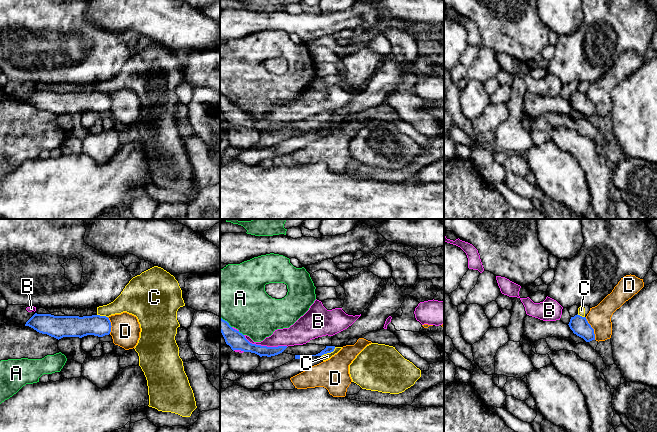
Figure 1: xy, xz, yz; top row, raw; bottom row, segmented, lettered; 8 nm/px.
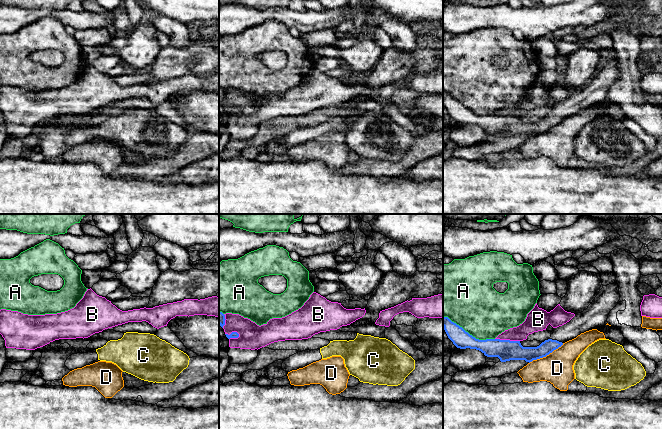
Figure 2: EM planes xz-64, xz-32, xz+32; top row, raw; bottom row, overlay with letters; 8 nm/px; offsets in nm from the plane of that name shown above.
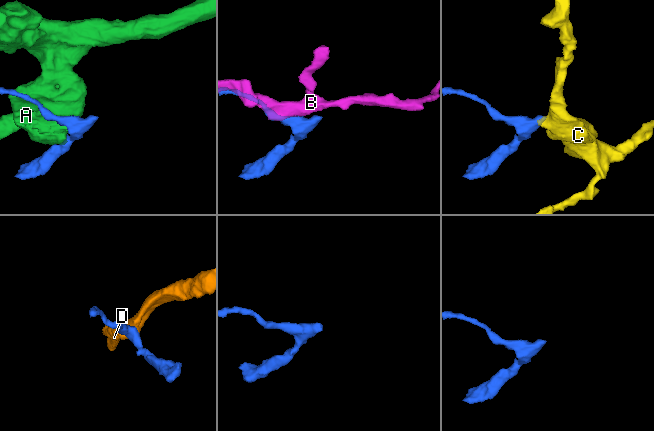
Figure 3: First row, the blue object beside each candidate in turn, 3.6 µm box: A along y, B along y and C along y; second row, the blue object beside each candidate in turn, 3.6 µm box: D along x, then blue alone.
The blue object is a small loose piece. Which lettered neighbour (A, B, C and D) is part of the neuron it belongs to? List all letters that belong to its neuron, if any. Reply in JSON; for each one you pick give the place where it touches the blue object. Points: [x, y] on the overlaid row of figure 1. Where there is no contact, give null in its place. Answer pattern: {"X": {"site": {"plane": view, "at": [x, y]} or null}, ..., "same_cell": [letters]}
{"same_cell": []}

